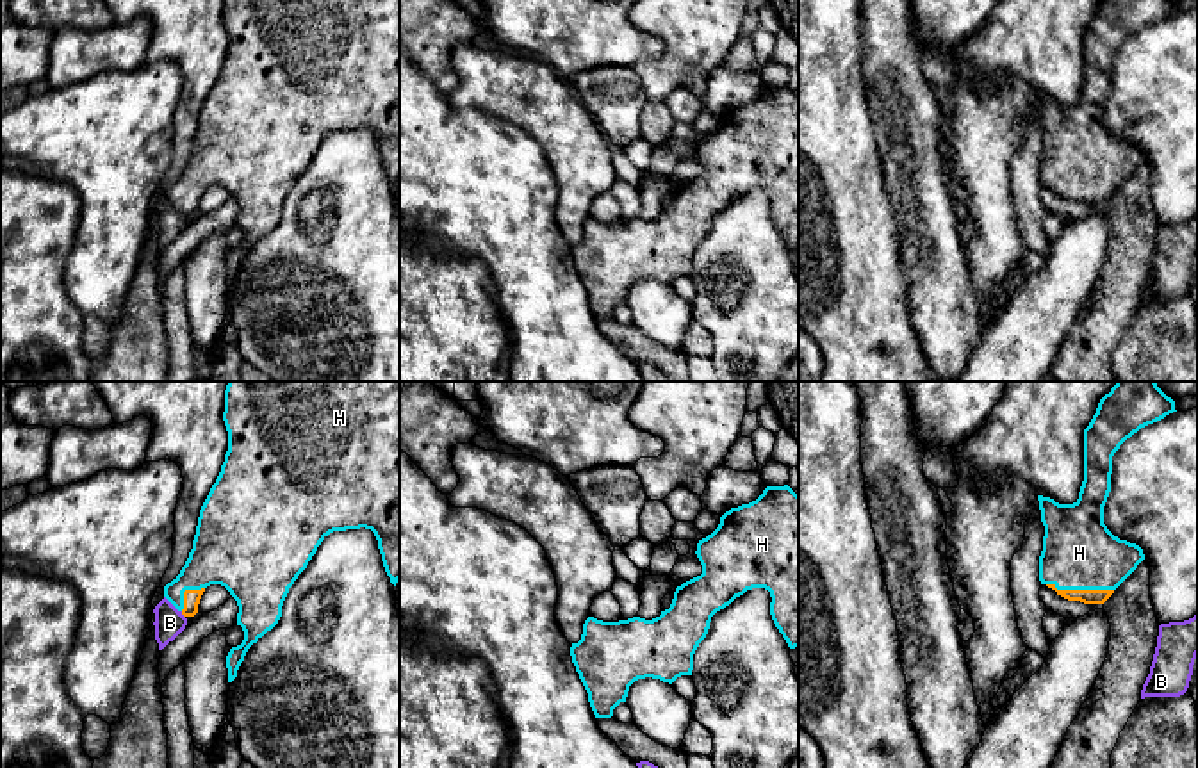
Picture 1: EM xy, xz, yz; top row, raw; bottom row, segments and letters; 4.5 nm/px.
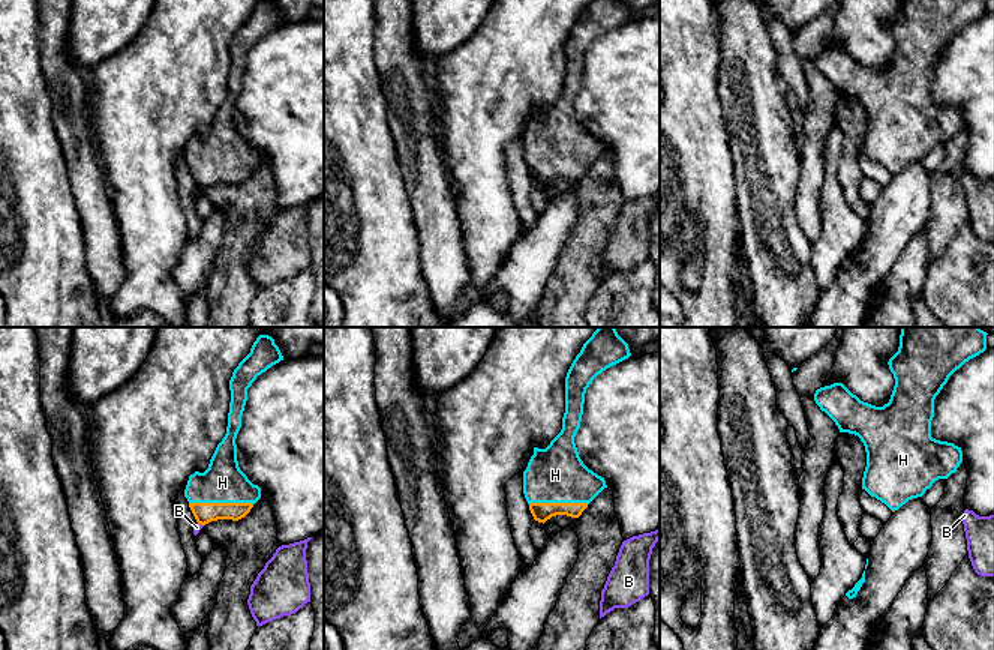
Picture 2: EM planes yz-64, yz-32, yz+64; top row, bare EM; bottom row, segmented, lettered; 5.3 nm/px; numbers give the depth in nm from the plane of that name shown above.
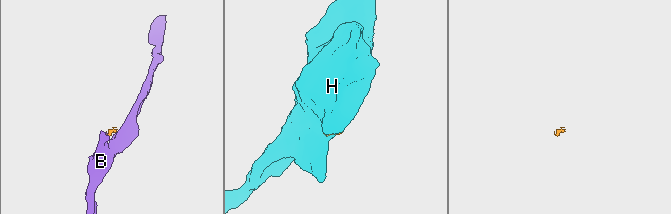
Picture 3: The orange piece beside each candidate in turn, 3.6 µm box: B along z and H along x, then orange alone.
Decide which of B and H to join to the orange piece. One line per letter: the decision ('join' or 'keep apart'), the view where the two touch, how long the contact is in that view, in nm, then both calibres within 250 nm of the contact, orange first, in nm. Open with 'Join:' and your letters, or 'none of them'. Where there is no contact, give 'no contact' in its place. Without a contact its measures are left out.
Join: H
B: keep apart | xy | 40 nm | 80/140 nm
H: join | yz | 300 nm | 60/340 nm

